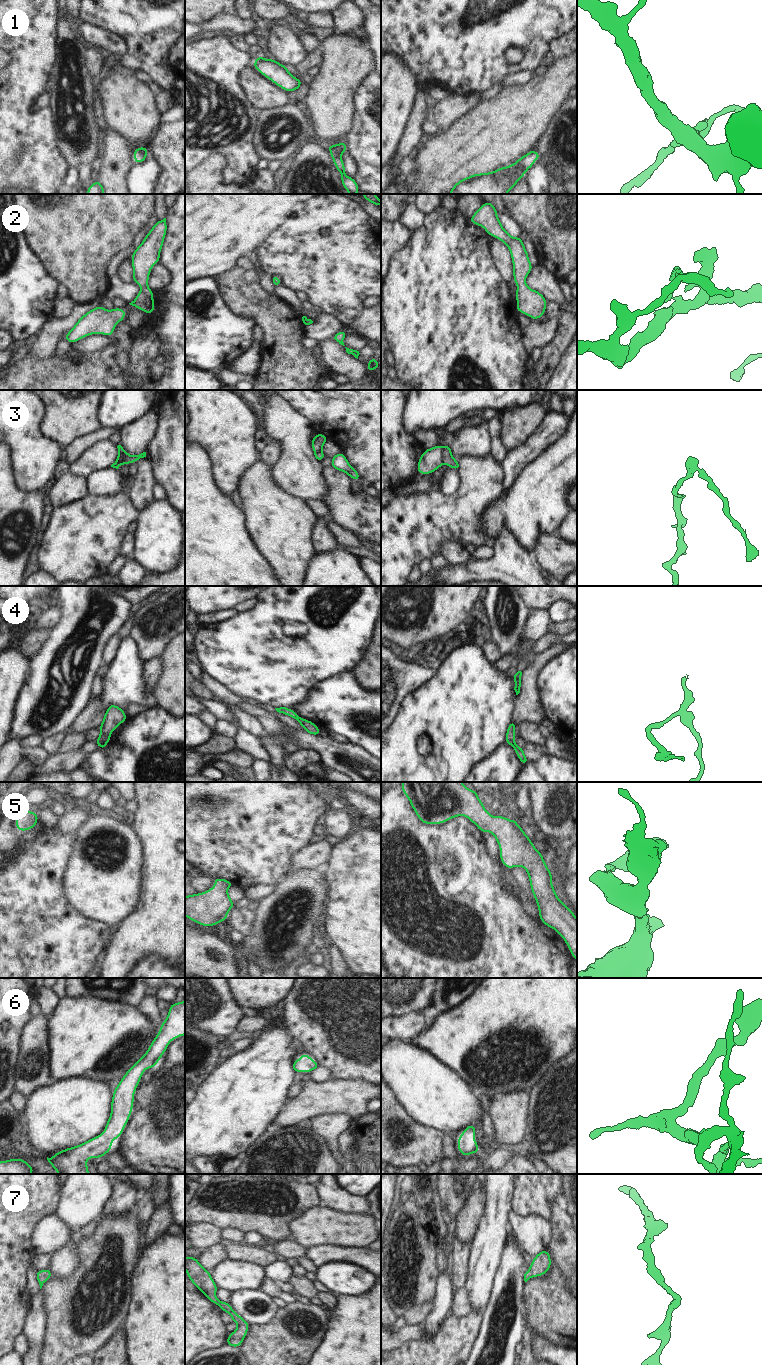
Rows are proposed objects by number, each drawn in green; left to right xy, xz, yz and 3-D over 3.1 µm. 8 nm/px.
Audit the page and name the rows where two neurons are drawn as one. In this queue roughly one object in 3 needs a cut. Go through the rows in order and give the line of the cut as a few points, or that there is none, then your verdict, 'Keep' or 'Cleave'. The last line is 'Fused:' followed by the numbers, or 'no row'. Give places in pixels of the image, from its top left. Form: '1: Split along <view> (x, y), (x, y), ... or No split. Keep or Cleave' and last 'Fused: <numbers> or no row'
1: No split. Keep
2: No split. Keep
3: Split along yz (442, 446), (442, 460), (444, 463). Cleave
4: Split along xz (299, 717), (296, 719). Cleave
5: No split. Keep
6: No split. Keep
7: No split. Keep
Fused: 3, 4.

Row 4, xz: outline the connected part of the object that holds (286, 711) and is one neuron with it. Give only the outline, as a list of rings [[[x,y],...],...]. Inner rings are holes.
[[[280,707],[280,708],[275,708],[275,709],[277,712],[290,716],[293,719],[299,718],[299,715],[293,709],[286,708],[286,707]]]

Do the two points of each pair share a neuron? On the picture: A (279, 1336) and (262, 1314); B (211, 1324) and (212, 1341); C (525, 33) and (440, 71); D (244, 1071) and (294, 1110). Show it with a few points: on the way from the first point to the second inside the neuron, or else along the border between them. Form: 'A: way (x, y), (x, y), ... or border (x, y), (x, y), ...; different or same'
A: border (278, 1308), (267, 1322), (250, 1324); different
B: way (211, 1328), (211, 1337); same
C: way (504, 33), (480, 33), (461, 50); same
D: border (286, 1100), (282, 1110), (272, 1122); different

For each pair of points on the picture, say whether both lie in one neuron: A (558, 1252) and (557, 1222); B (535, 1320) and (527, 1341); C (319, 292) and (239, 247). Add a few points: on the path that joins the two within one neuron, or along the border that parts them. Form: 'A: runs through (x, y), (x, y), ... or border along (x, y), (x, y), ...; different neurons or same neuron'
A: runs through (558, 1245), (558, 1229); same neuron
B: runs through (533, 1325), (528, 1331), (528, 1336); same neuron
C: border along (267, 236), (252, 257); different neurons

